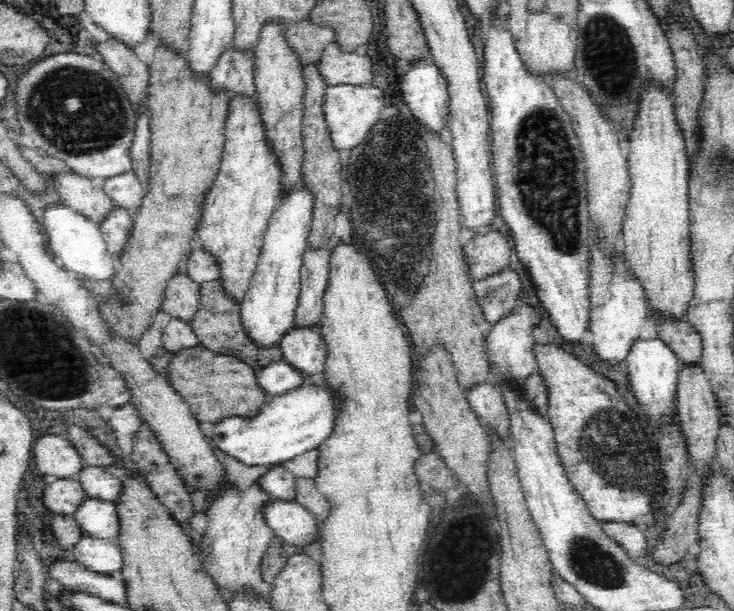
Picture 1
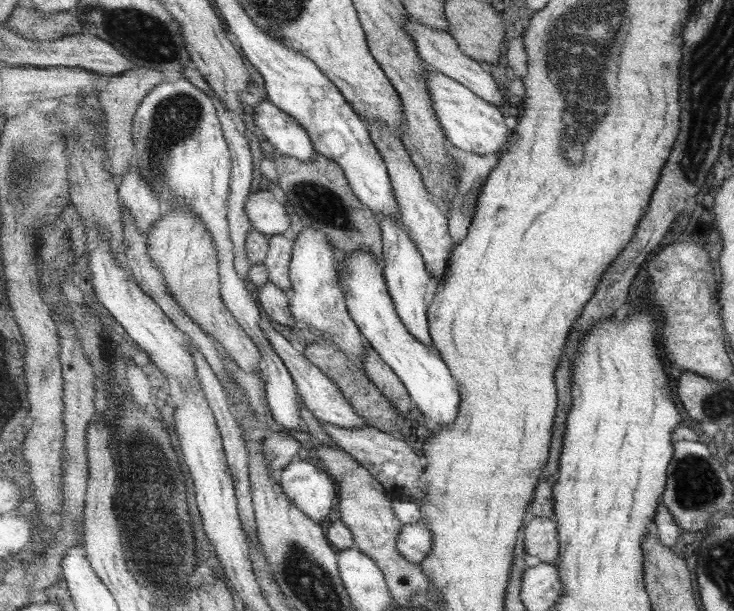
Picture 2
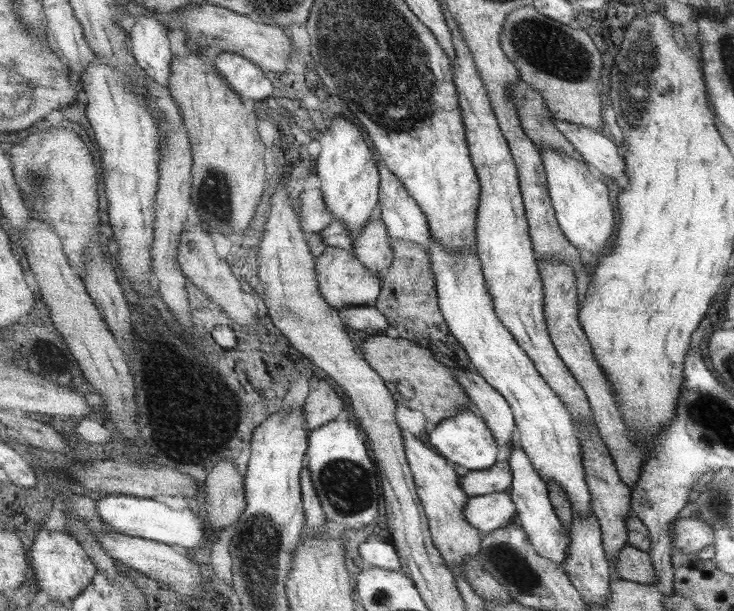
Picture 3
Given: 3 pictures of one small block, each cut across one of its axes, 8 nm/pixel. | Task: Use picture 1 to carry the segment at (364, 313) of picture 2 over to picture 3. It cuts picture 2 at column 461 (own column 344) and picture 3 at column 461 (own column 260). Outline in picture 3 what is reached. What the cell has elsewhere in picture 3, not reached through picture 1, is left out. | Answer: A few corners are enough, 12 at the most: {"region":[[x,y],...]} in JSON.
{"region":[[474,407],[429,435],[439,454],[469,470],[490,469],[498,439]]}

